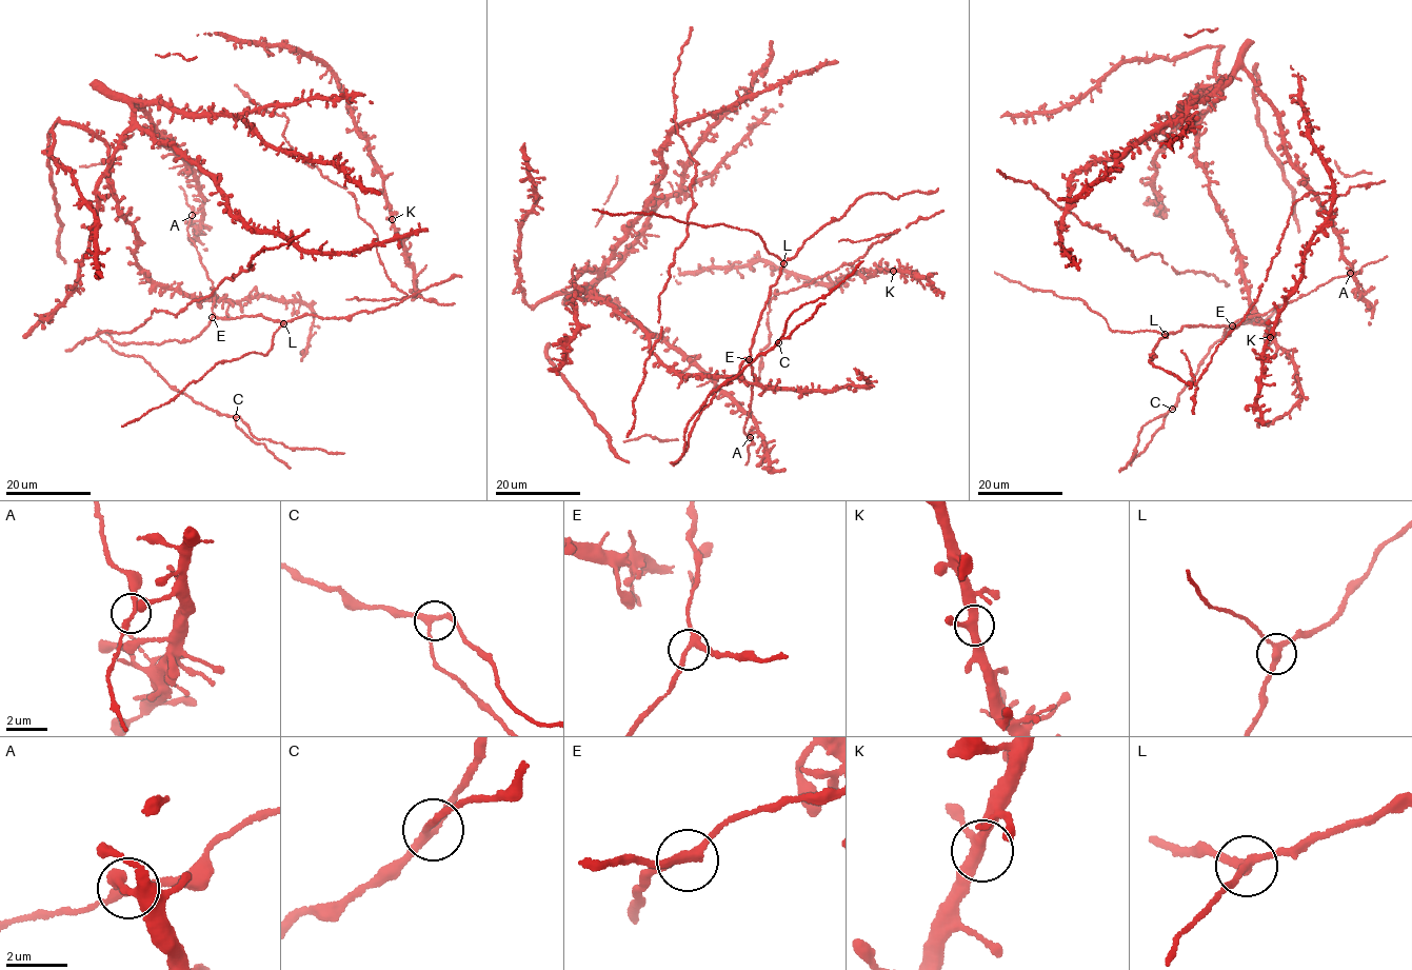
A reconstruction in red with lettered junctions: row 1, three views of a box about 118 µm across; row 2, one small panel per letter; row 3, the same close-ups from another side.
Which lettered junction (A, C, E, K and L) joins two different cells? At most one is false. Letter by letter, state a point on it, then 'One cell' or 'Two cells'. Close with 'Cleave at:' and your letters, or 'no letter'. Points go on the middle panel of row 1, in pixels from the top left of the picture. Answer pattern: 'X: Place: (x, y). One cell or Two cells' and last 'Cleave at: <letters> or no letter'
A: Place: (750, 437). One cell
C: Place: (778, 342). One cell
E: Place: (749, 359). One cell
K: Place: (893, 271). One cell
L: Place: (783, 263). One cell
Cleave at: no letter

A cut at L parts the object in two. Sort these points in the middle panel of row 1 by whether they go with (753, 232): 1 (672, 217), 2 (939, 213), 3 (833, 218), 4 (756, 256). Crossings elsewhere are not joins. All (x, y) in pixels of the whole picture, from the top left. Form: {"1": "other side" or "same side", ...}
{"1": "same side", "2": "other side", "3": "same side", "4": "other side"}

